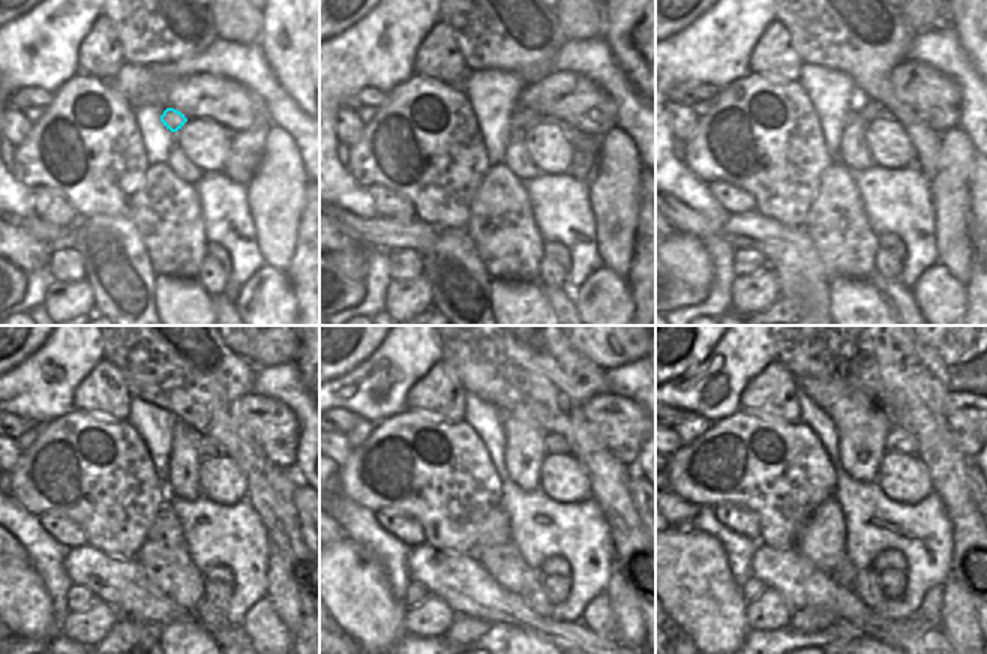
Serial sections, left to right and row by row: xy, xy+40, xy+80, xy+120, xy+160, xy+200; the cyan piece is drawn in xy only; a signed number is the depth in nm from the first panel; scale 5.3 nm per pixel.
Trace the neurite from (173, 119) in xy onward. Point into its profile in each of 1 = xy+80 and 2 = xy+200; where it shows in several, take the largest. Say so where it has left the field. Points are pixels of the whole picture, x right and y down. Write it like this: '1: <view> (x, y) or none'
1: xy+80 (869, 110)
2: xy+200 (899, 440)

